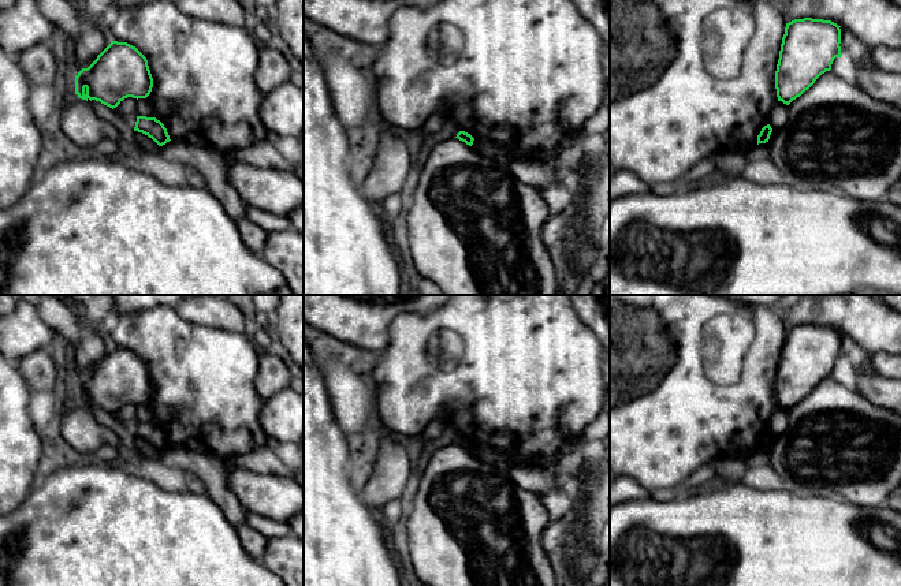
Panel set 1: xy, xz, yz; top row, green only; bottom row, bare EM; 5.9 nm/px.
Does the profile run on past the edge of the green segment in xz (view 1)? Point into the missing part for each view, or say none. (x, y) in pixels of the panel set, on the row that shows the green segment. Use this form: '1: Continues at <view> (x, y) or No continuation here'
1: No continuation here

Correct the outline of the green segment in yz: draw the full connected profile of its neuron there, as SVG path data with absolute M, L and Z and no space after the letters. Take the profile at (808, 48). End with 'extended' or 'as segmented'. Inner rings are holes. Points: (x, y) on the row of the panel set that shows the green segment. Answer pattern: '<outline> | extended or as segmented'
M823 19L786 23L775 71L778 101L789 105L841 57L841 26Z | as segmented

